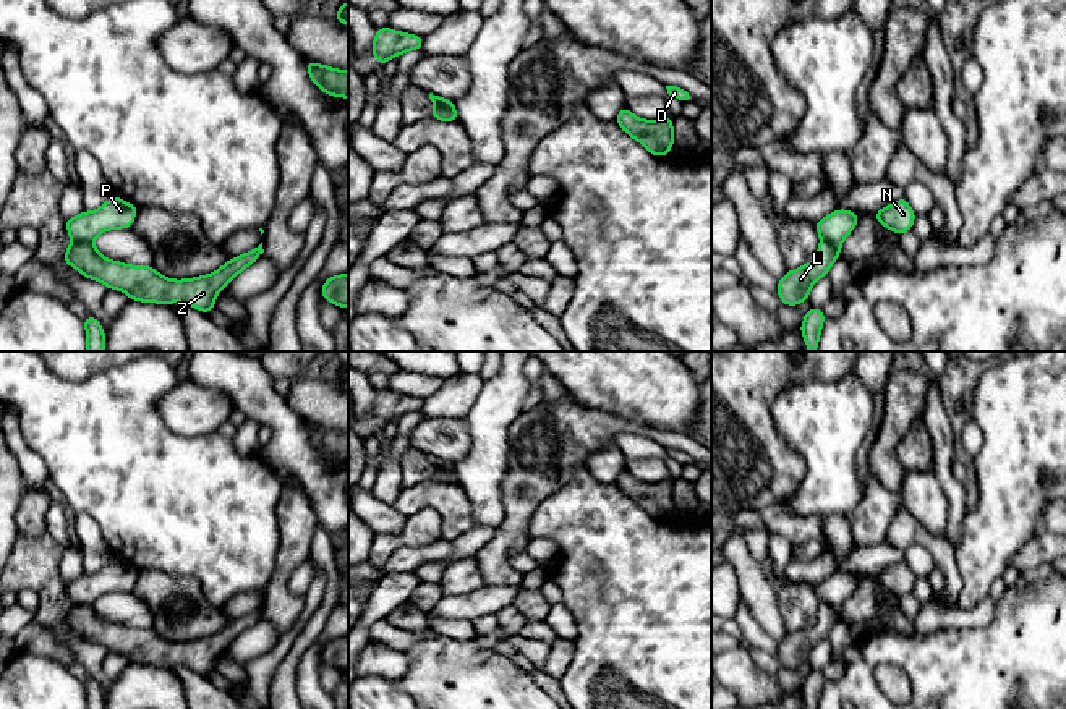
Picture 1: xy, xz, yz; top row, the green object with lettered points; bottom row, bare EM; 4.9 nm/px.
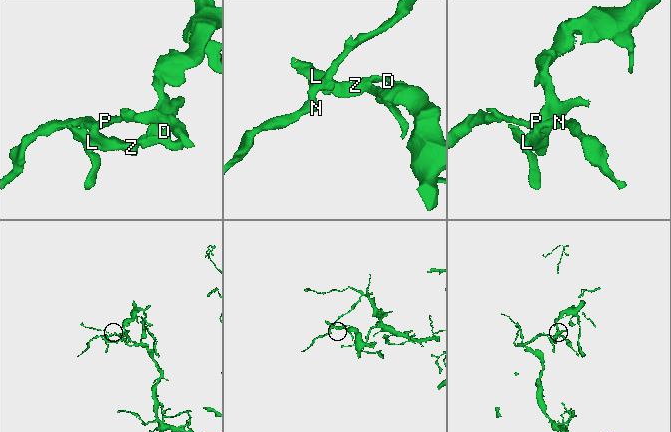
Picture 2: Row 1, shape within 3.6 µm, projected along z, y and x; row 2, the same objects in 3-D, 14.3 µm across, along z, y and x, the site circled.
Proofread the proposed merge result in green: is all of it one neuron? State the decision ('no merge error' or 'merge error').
merge error

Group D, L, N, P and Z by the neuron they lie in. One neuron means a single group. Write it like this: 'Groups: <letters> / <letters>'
Groups: D L Z / N P

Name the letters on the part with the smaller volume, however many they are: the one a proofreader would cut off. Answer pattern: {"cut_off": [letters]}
{"cut_off": ["D", "L", "Z"]}

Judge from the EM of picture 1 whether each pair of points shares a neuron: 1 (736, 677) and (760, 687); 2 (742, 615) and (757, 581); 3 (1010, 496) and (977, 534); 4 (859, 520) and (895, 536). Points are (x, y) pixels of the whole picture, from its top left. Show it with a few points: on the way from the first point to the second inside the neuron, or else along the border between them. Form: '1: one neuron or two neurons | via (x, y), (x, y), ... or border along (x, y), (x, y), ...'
1: one neuron | via (742, 677), (754, 687)
2: two neurons | border along (741, 599), (768, 636)
3: one neuron | via (1006, 505), (987, 525)
4: two neurons | border along (903, 507), (893, 518), (885, 539)

